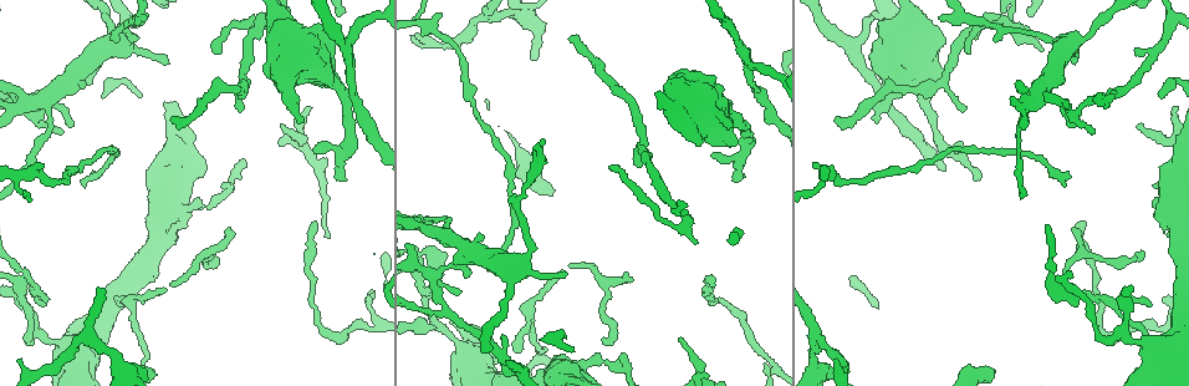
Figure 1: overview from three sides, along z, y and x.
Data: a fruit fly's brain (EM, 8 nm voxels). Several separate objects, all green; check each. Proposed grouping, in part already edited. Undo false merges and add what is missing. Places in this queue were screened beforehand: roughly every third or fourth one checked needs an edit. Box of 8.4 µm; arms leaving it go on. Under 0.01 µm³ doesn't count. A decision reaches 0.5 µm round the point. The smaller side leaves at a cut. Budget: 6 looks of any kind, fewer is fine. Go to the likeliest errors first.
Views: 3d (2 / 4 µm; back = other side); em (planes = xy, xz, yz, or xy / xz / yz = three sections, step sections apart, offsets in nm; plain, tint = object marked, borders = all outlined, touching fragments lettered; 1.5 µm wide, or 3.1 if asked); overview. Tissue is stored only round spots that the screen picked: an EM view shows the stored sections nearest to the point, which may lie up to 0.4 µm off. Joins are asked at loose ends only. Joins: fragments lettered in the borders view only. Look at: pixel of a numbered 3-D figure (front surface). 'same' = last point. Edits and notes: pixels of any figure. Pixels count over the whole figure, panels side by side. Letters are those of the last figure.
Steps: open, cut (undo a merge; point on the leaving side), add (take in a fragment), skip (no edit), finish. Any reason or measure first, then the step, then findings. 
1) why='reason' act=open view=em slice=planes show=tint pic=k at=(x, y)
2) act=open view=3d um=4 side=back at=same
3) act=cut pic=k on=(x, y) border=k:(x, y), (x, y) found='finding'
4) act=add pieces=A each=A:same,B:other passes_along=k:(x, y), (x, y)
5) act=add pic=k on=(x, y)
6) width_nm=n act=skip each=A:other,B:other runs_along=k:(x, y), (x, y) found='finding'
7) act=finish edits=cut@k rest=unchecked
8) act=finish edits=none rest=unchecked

why='free end' act=open view=3d um=2 pic=1 at=(174, 116)

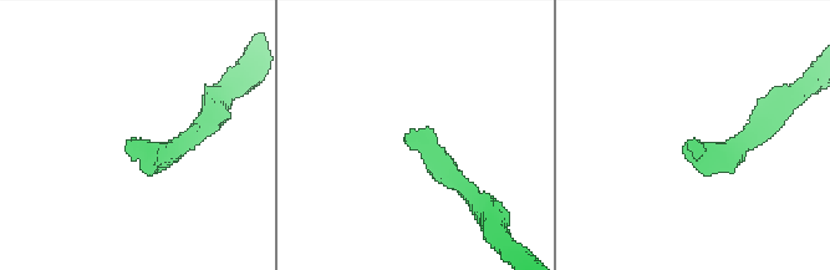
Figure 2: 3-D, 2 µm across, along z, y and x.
act=open view=em slice=planes show=borders pic=2 at=(134, 142)

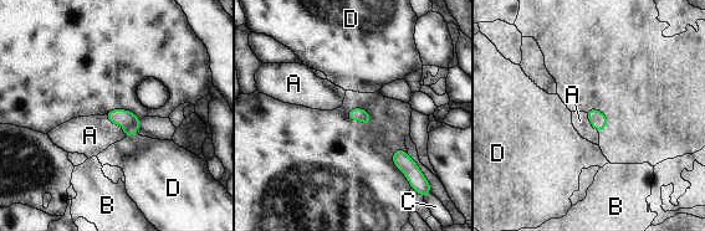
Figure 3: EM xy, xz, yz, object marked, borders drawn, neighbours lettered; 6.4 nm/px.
act=add pieces=A each=A:same,B:other,C:other,D:other passes_along=3:(131, 122), (118, 123), (90, 135) found='it goes on there'

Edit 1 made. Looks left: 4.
why='free end' act=open view=em slice=planes show=borders pic=1 at=(316, 222)

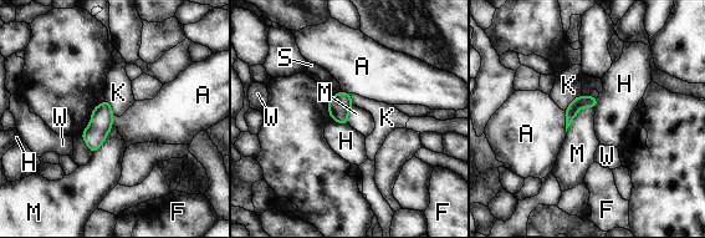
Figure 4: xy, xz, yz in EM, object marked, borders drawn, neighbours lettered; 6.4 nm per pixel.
act=skip each=A:other,F:other,H:other,K:other,M:other,S:other,W:other border=4:(594, 107), (583, 107), (566, 131) found='no lettered fragment goes on from it'

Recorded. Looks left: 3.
why='free end' act=open view=em slice=xz step=4 show=borders pic=1 at=(628, 274)

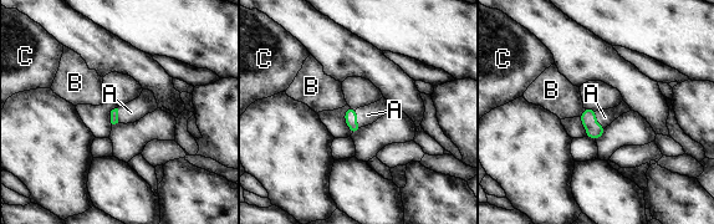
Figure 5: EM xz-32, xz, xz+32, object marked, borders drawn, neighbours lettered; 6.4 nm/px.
act=open view=em slice=planes show=borders at=same

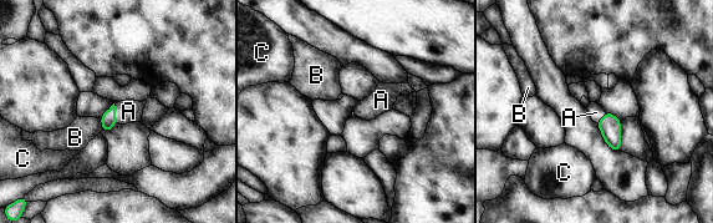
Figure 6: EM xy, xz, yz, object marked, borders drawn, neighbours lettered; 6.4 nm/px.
longest_contact=A:130nm act=add pieces=A each=A:same,B:other,C:other passes_along=6:(108, 118), (115, 113), (128, 111) found='it goes on there'

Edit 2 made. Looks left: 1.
act=finish edits=add@3,add@6 rest=unchecked

